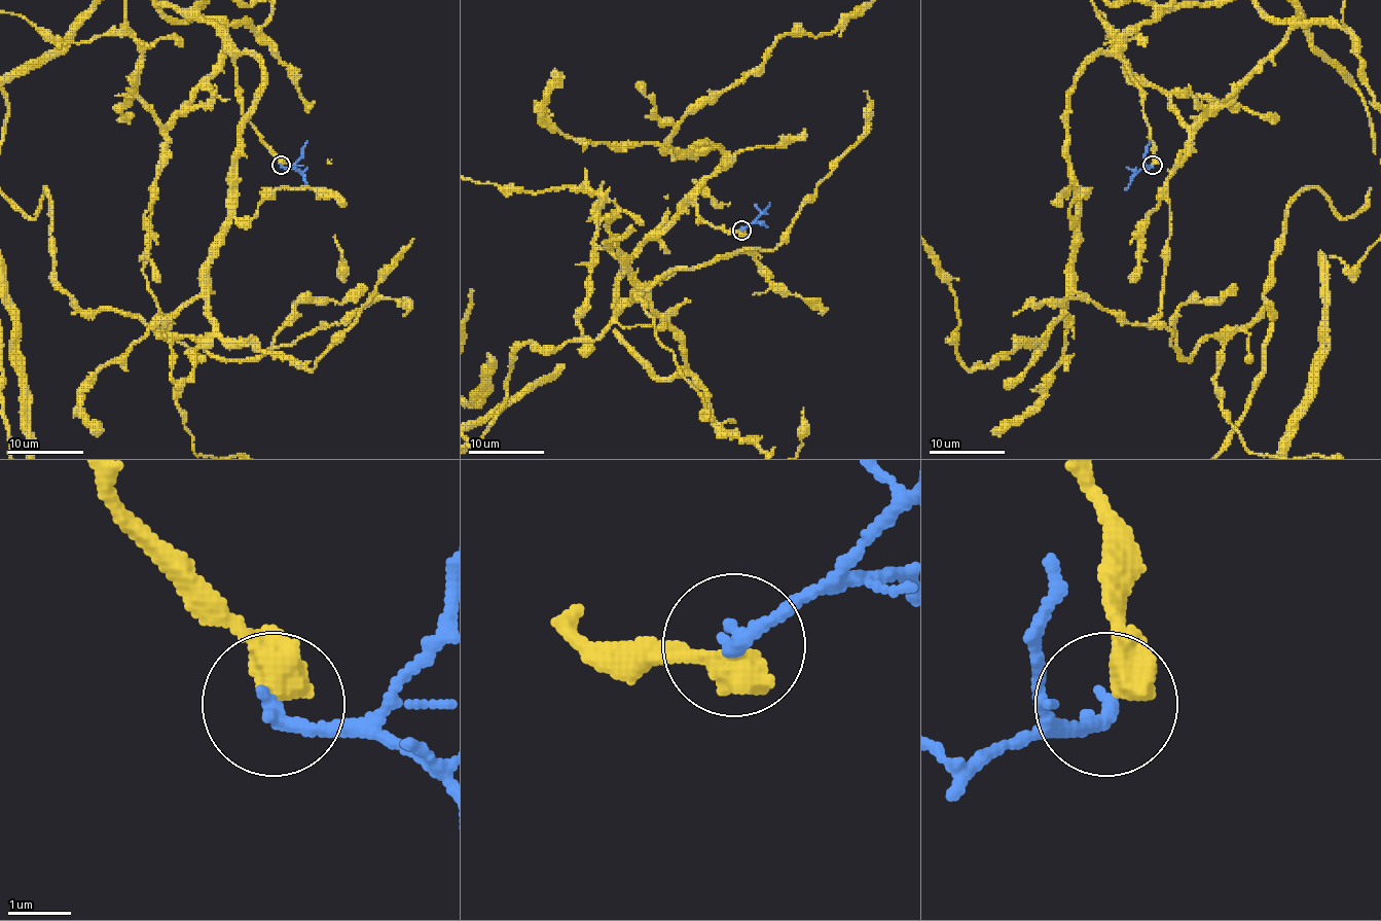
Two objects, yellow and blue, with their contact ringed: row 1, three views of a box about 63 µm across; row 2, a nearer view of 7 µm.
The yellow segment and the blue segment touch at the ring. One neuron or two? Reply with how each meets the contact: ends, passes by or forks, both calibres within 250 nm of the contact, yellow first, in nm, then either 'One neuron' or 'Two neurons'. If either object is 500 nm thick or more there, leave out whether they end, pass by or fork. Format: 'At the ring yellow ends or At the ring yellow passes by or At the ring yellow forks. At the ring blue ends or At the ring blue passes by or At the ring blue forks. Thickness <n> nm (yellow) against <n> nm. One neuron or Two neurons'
Thickness 600 nm (yellow) against 280 nm. Two neurons

